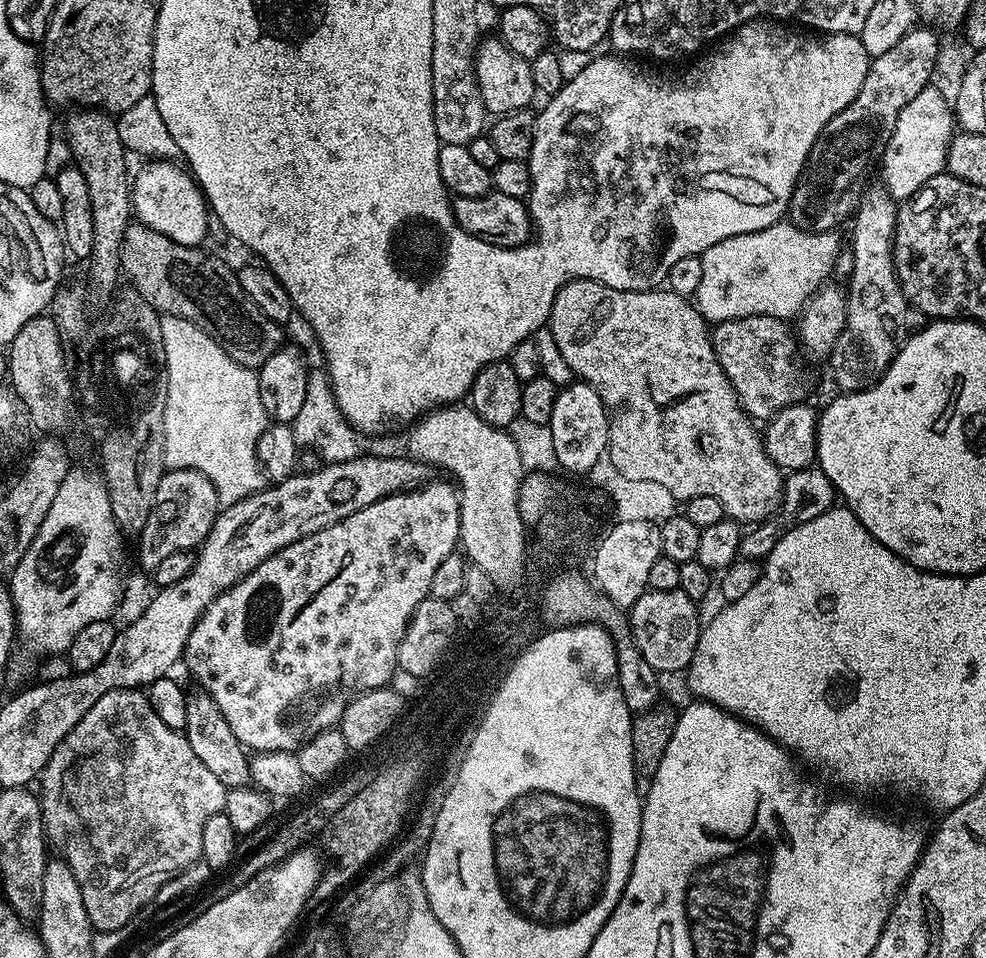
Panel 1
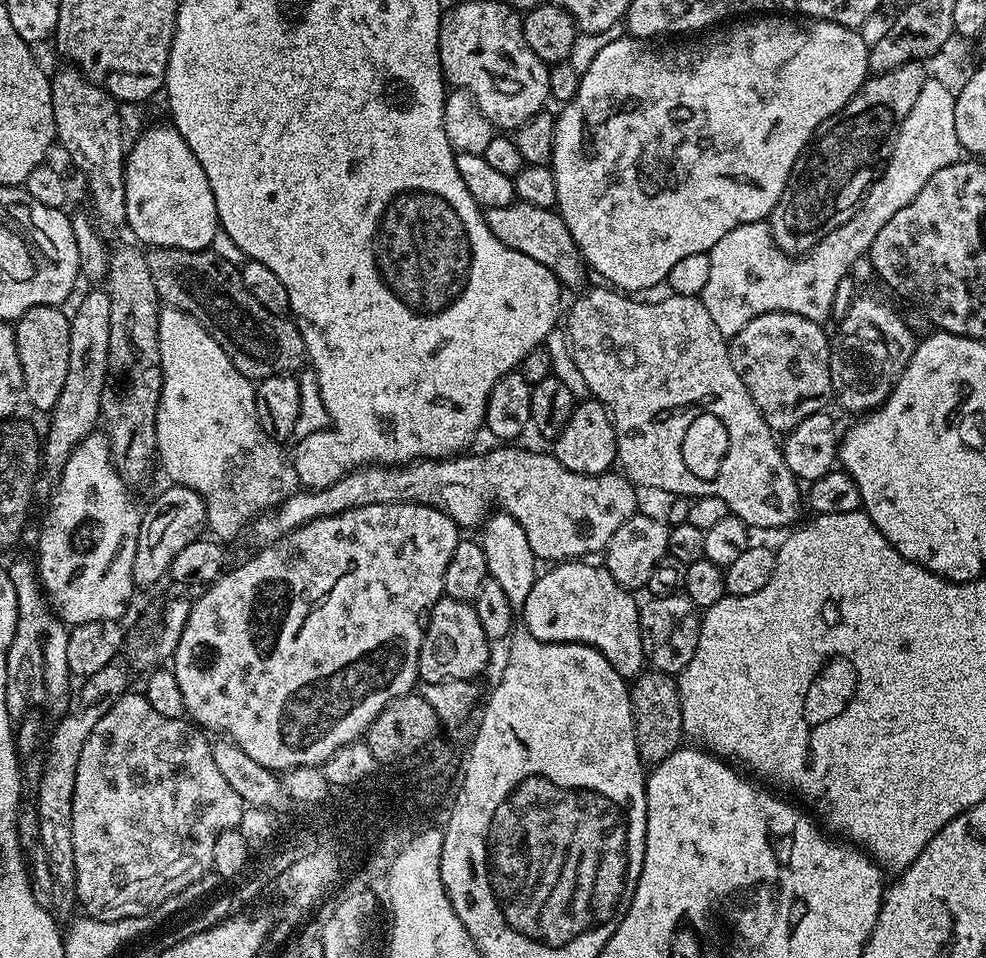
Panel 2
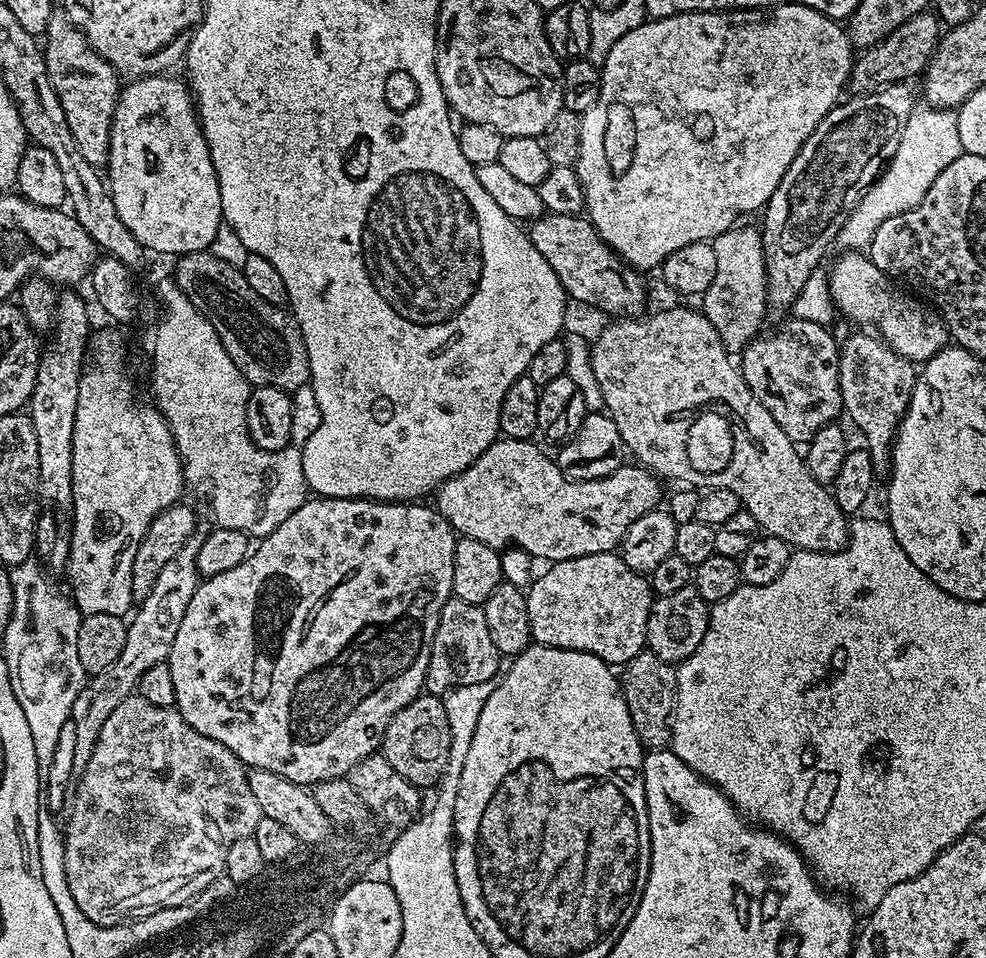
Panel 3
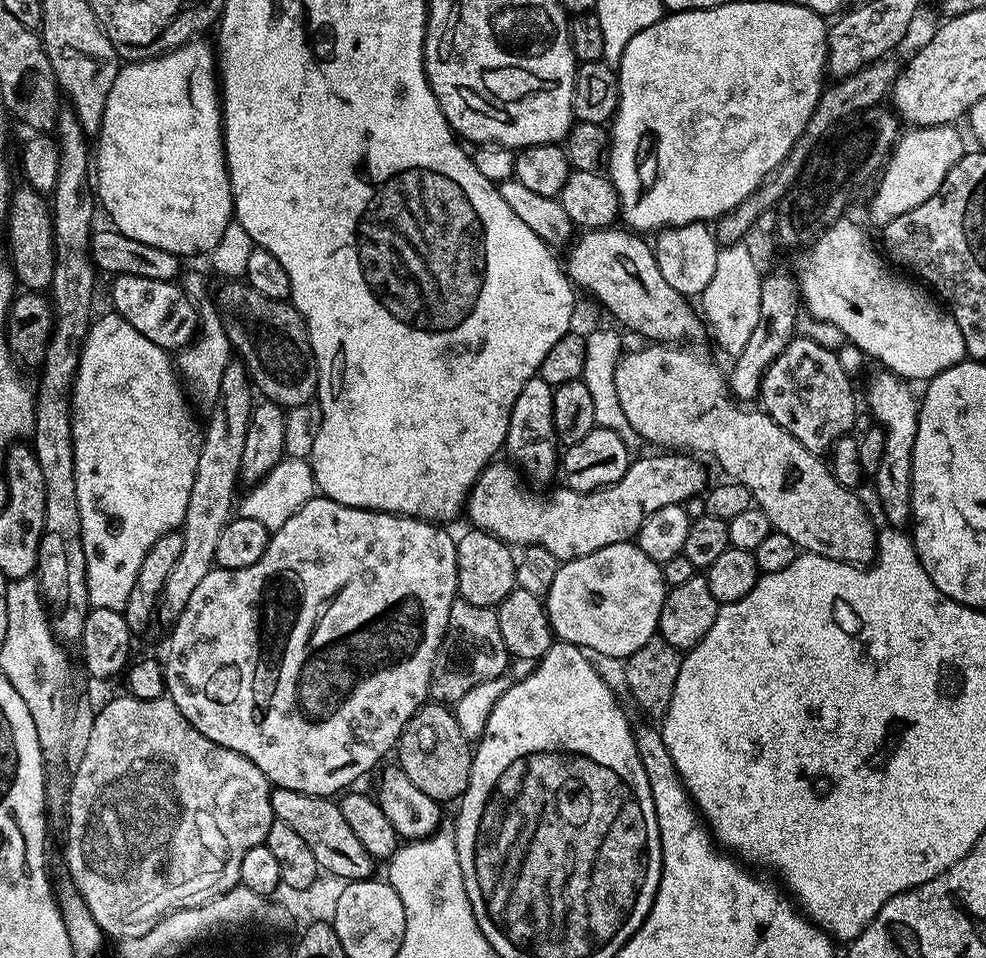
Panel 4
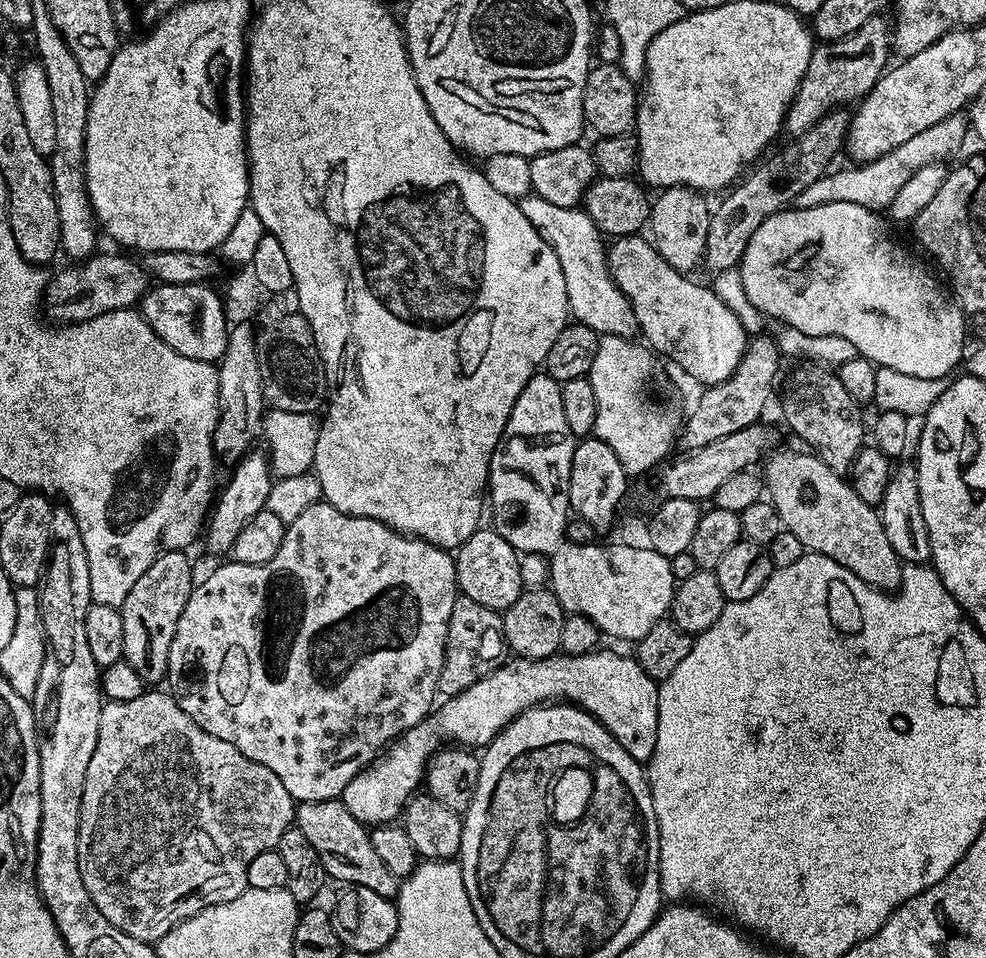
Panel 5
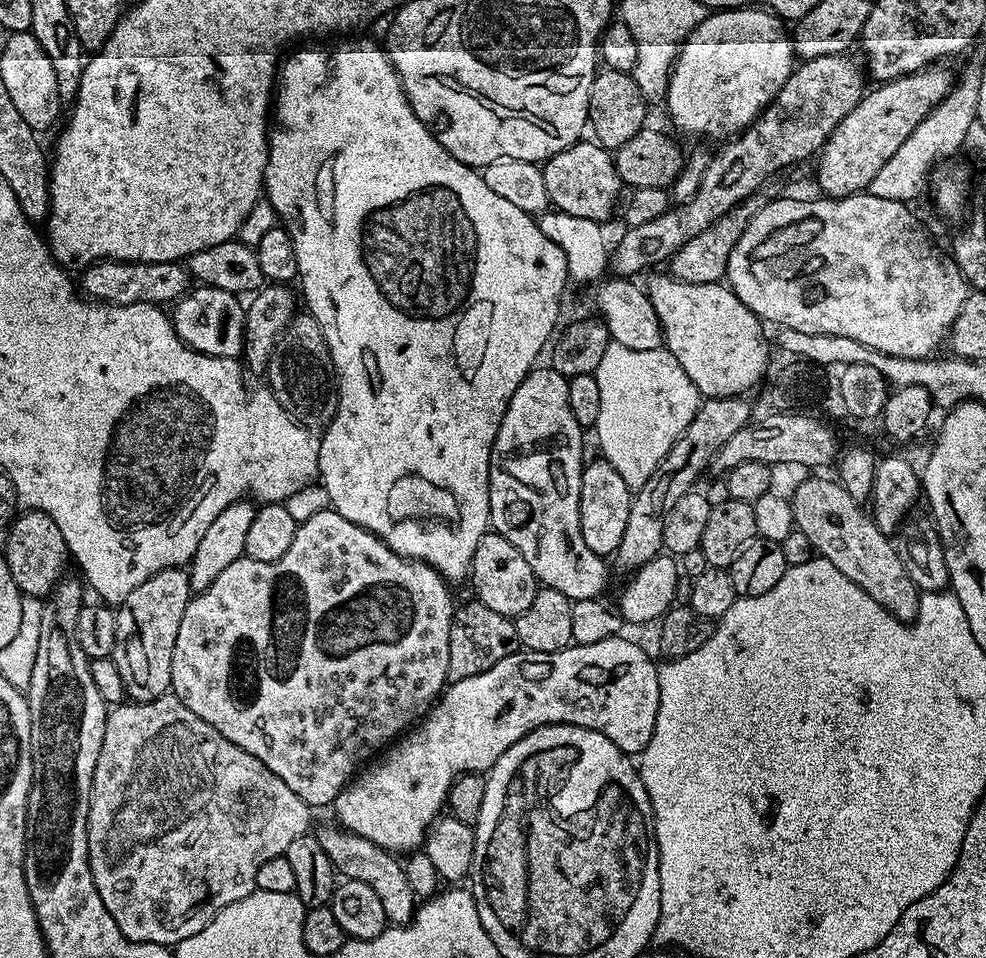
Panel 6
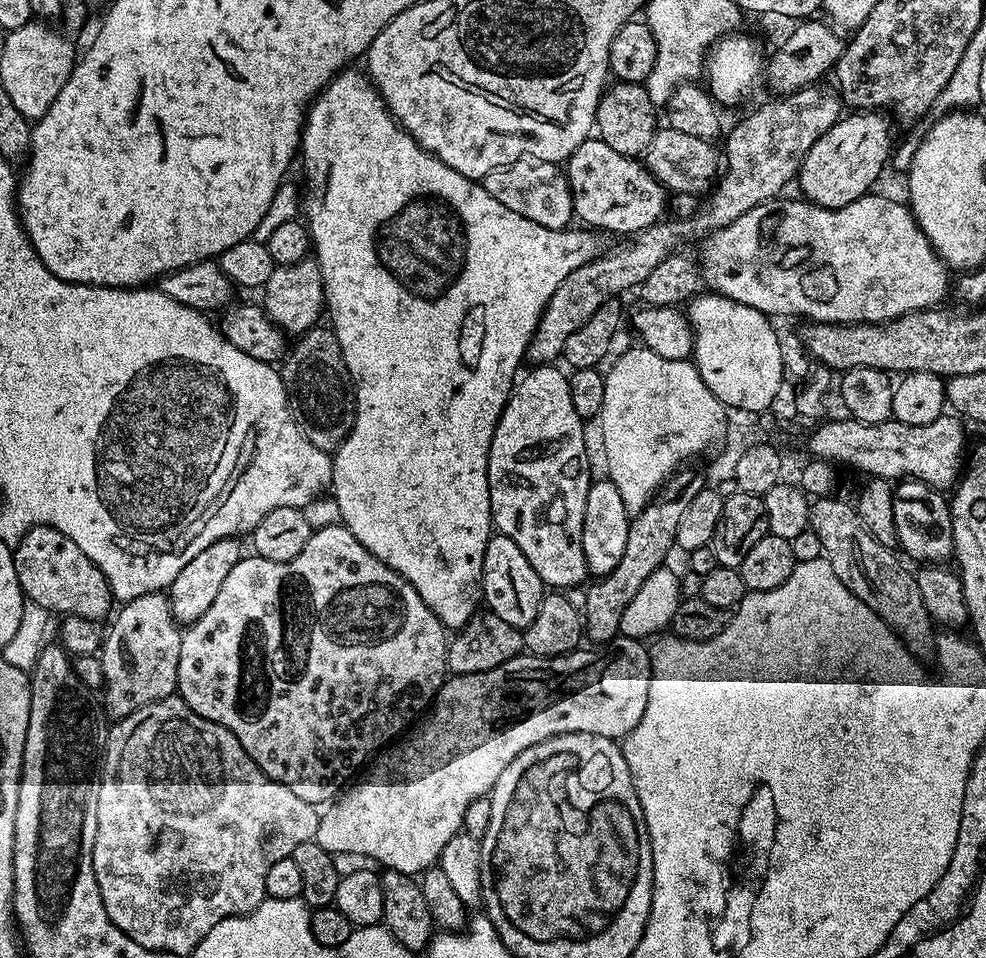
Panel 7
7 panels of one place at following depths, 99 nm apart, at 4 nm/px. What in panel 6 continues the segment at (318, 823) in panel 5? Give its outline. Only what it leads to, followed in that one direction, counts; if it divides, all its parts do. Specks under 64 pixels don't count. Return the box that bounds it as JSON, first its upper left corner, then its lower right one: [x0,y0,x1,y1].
[318,827,418,925]

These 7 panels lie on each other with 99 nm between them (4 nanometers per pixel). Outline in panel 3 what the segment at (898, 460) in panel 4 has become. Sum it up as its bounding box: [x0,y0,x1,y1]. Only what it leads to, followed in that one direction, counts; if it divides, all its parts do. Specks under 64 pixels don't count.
[838,330,917,473]

